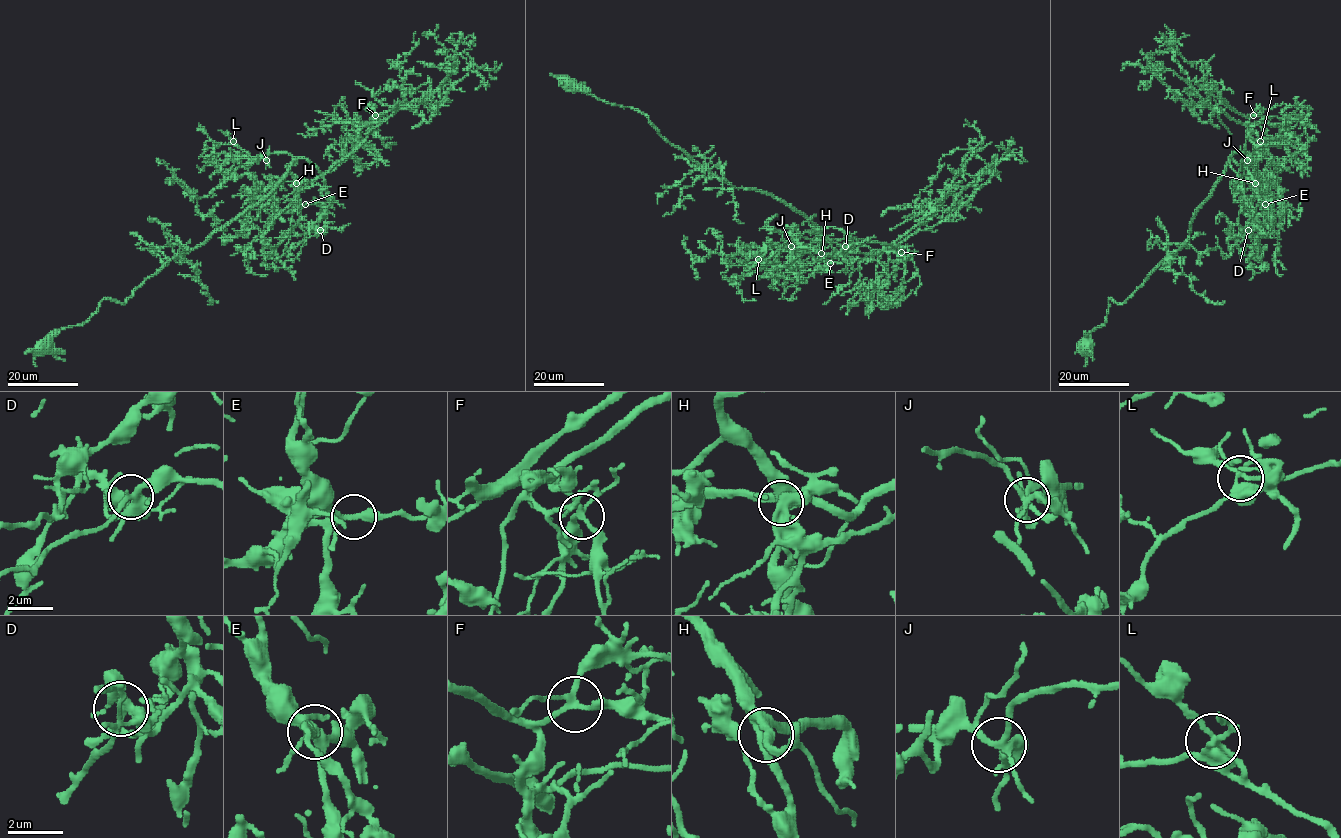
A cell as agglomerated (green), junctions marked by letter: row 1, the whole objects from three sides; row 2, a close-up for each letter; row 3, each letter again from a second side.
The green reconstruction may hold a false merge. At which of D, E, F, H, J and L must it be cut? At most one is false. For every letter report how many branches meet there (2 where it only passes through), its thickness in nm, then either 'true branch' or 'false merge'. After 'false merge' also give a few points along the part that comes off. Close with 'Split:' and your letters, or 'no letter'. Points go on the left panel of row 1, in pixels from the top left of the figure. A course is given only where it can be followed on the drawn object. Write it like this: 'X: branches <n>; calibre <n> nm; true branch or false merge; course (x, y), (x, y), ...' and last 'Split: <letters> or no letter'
D: branches 4; calibre 280 nm; true branch
E: branches 4; calibre 280 nm; true branch
F: branches 4; calibre 200 nm; true branch
H: branches 4; calibre 260 nm; true branch
J: branches 4; calibre 240 nm; true branch
L: branches 4; calibre 280 nm; true branch
Split: no letter

